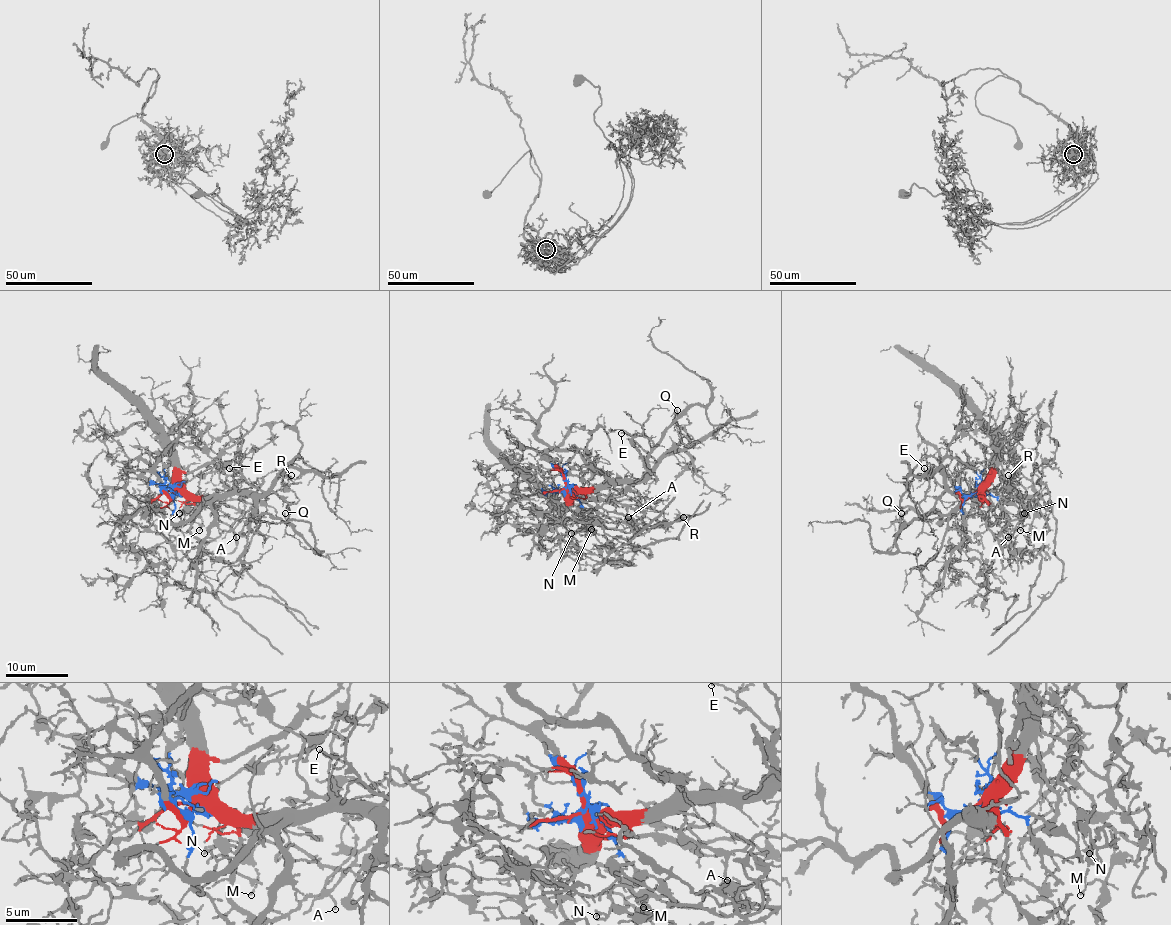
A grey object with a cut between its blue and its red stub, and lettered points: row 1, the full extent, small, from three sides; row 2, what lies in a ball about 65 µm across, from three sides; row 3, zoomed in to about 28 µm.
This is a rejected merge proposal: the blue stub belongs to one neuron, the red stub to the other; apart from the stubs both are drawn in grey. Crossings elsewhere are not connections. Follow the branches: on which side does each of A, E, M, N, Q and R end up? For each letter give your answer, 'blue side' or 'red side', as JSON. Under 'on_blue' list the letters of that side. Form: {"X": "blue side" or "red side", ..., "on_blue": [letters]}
{"A": "blue side", "E": "red side", "M": "blue side", "N": "blue side", "Q": "red side", "R": "blue side", "on_blue": ["A", "M", "N", "R"]}

